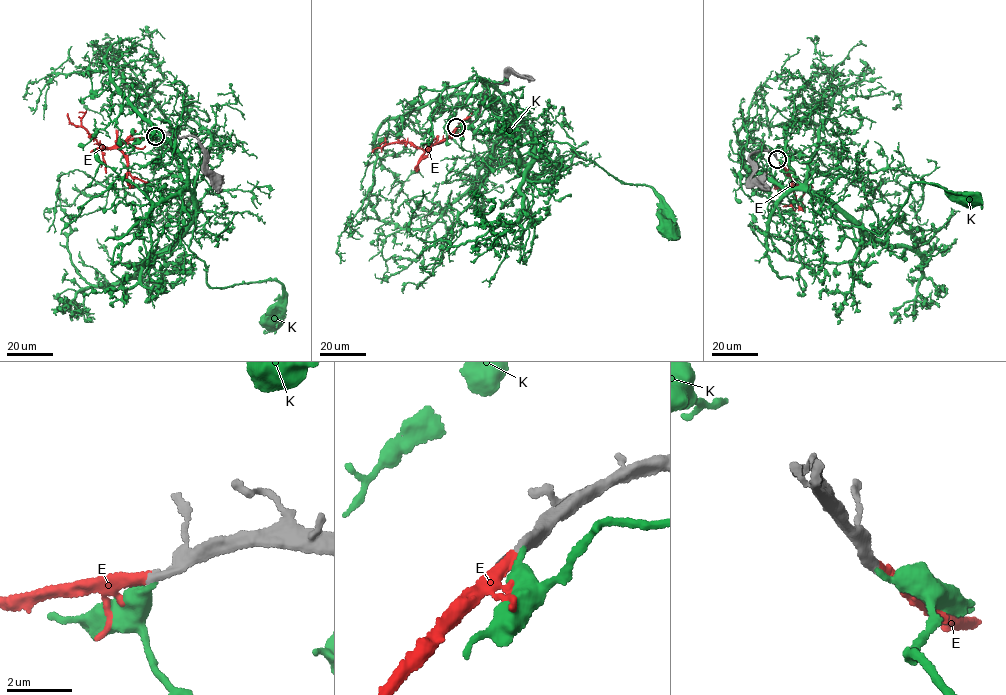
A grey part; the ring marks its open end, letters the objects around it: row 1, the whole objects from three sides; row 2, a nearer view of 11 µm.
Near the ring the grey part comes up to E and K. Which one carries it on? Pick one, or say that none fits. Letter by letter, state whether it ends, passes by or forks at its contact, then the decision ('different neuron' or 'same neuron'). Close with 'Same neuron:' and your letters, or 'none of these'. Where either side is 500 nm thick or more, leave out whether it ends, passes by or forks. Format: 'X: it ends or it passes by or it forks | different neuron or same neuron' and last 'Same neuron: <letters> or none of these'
E: it ends | same neuron
K: it ends | different neuron
Same neuron: E

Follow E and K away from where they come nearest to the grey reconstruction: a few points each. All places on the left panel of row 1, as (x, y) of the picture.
E: (156, 137), (102, 146), (83, 127), (72, 124), (67, 113)
K: (156, 136), (155, 160), (171, 147), (184, 161), (189, 247), (208, 284), (279, 281), (270, 319)

